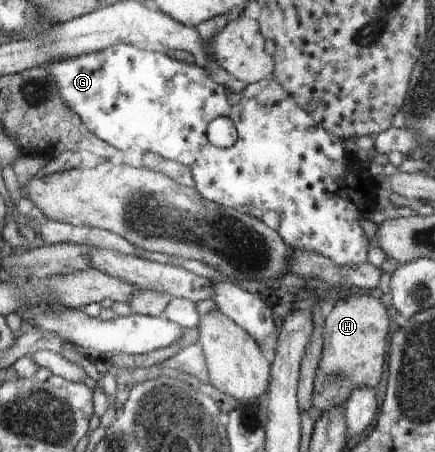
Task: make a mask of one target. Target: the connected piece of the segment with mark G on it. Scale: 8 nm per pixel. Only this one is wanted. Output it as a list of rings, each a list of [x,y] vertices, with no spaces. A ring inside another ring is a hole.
[[[120,43],[109,46],[100,52],[89,52],[79,54],[75,57],[58,59],[52,61],[47,68],[52,76],[52,80],[58,87],[62,100],[81,118],[81,121],[88,127],[88,130],[95,134],[99,139],[111,144],[118,150],[124,152],[156,152],[165,159],[170,159],[191,170],[191,175],[194,181],[194,188],[199,192],[200,196],[215,202],[227,209],[237,209],[243,206],[256,206],[264,213],[268,210],[274,210],[280,214],[280,225],[277,233],[282,237],[282,240],[292,249],[318,253],[333,260],[338,266],[353,265],[367,260],[366,253],[368,252],[370,240],[366,237],[366,233],[360,227],[358,217],[366,215],[376,209],[378,193],[380,188],[370,175],[367,165],[360,163],[352,158],[353,155],[348,154],[344,150],[343,138],[335,137],[328,134],[295,100],[294,97],[272,76],[260,79],[258,82],[250,83],[245,86],[241,92],[242,98],[237,105],[230,105],[226,96],[228,90],[225,85],[218,84],[212,81],[208,69],[203,69],[201,66],[188,64],[184,61],[173,59],[164,53],[157,53],[148,49],[141,49],[131,44]],[[216,117],[228,117],[236,125],[238,140],[231,146],[218,149],[207,139],[207,126]]]

